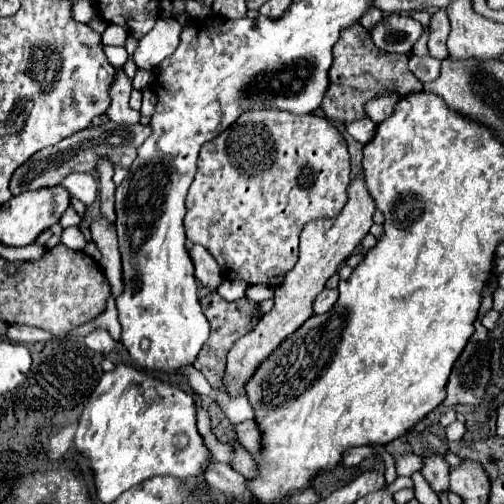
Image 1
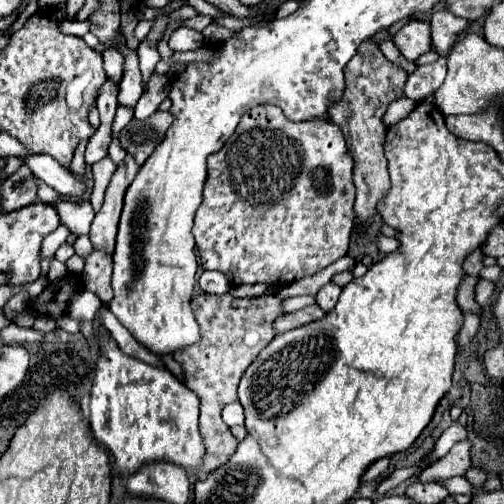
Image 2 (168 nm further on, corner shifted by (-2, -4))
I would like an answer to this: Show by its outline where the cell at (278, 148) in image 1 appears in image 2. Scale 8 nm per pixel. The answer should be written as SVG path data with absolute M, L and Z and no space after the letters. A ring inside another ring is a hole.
M260 104L254 106L250 112L246 112L234 132L234 136L230 136L230 140L222 146L220 152L212 154L208 158L208 178L206 178L206 186L204 186L204 200L196 212L196 220L194 220L194 238L196 238L196 248L200 254L200 264L204 270L218 270L222 274L228 276L228 280L234 286L240 284L290 284L298 278L304 276L312 276L318 270L326 268L328 264L336 262L338 258L346 256L348 246L350 246L350 234L352 234L352 226L354 226L354 180L352 180L352 168L354 168L354 160L346 148L346 140L342 130L328 118L314 118L314 120L306 120L306 122L290 122L284 118L282 110L278 110L272 104ZM294 142L300 148L300 160L294 160Z

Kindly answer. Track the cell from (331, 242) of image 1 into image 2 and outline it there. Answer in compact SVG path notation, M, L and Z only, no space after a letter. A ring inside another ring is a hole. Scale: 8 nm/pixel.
M306 306L302 310L296 310L296 312L290 312L286 316L280 316L276 322L274 322L274 330L276 332L286 332L286 330L292 330L292 328L298 328L298 326L304 326L304 324L310 324L314 320L320 320L324 318L326 312L322 312L320 306Z

